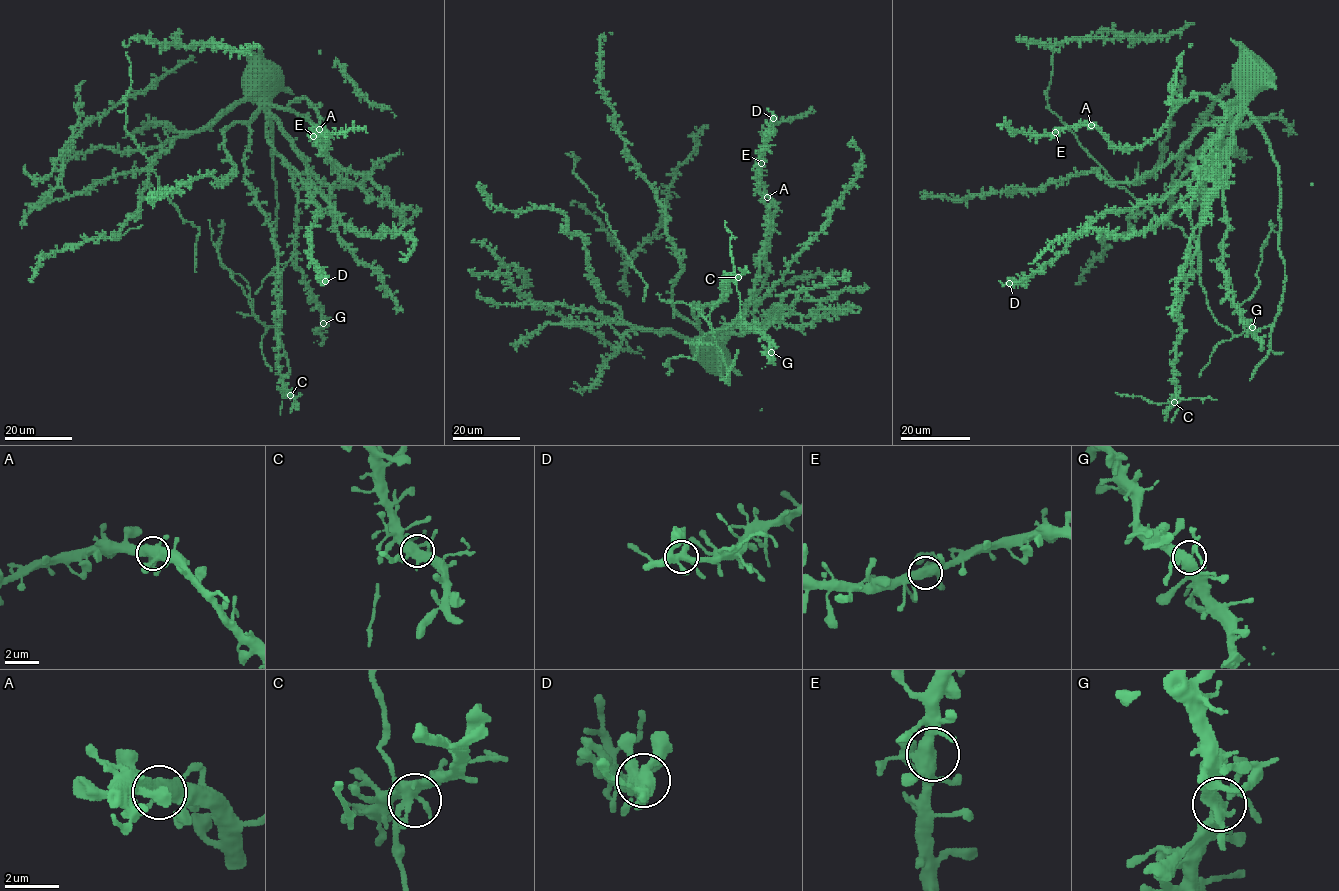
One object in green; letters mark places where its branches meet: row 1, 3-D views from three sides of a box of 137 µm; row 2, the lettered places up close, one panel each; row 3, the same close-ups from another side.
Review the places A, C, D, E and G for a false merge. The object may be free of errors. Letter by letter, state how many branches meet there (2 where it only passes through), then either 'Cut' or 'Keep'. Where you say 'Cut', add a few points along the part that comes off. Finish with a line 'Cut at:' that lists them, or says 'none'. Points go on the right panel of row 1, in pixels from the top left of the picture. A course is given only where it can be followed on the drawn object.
A: Branches: 5. Keep
C: Branches: 6. Keep
D: Branches: 6. Keep
E: Branches: 7. Keep
G: Branches: 6. Keep
Cut at: none

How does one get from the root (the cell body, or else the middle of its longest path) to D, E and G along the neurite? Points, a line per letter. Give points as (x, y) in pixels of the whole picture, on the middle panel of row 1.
D: (729, 380), (720, 375), (715, 335), (745, 312), (759, 269), (768, 215), (758, 163), (773, 118)
E: (729, 380), (725, 383), (720, 375), (717, 339), (766, 275), (776, 202), (765, 190), (761, 163)
G: (729, 380), (725, 383), (720, 375), (715, 341), (720, 330), (735, 322), (757, 327), (771, 352)

